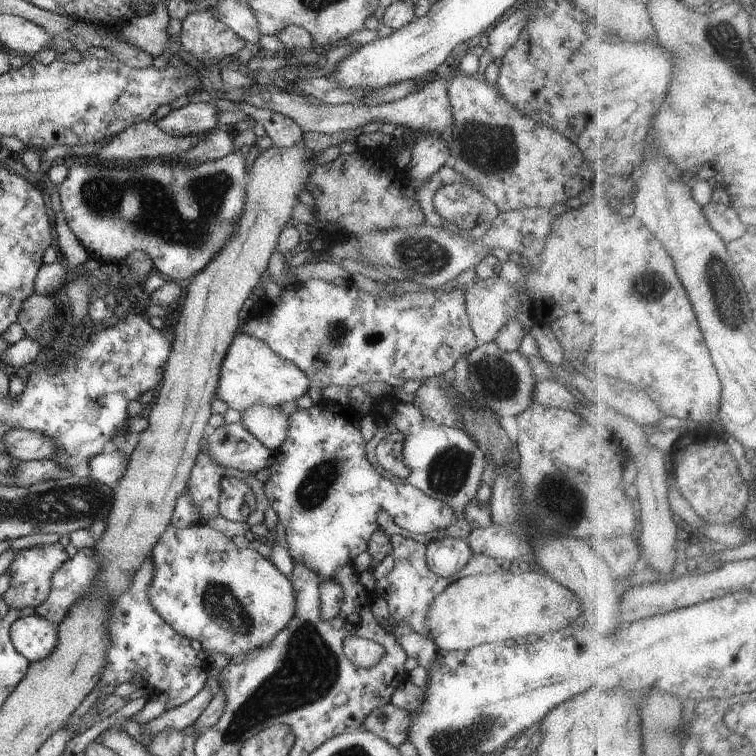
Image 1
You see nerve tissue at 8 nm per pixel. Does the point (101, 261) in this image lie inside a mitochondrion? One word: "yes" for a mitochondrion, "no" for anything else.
no

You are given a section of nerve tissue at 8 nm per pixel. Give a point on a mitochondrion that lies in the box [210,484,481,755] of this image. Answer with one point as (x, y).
(309, 669)

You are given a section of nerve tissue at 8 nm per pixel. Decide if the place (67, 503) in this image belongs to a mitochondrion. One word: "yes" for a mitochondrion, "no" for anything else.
yes

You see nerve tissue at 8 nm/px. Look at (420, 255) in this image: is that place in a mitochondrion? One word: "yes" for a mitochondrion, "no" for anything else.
yes

